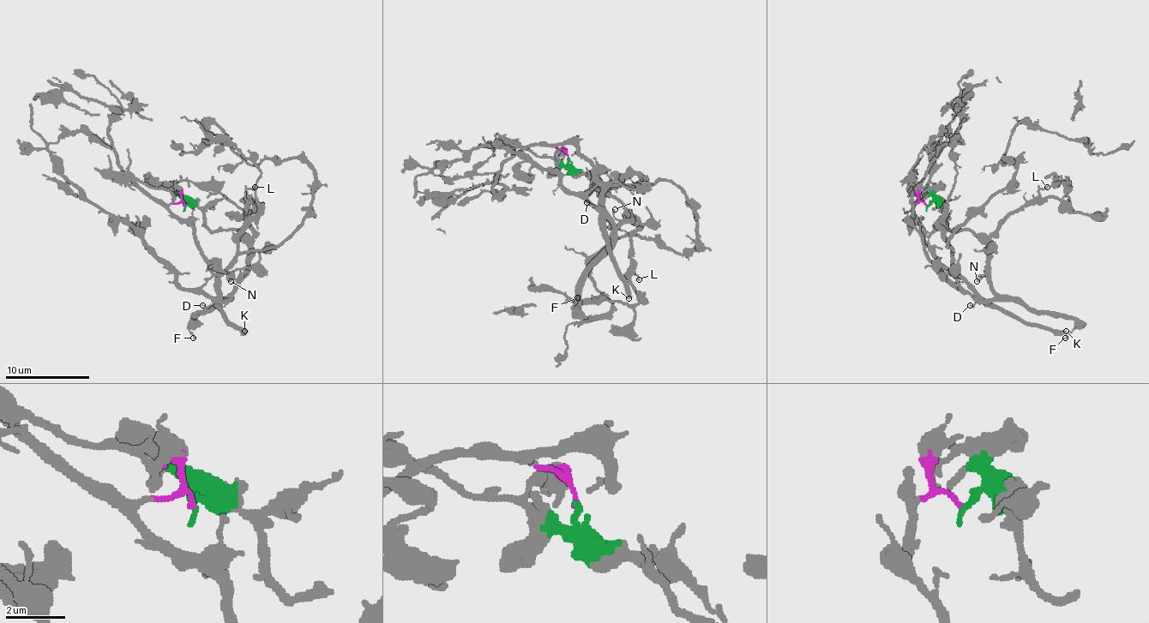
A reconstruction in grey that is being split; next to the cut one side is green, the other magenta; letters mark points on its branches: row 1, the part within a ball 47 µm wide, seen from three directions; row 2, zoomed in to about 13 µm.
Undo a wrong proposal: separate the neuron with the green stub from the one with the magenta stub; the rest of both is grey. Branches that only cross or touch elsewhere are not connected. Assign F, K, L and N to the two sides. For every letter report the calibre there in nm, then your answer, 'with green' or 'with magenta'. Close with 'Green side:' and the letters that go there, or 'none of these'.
F: calibre 190 nm; with green
K: calibre 400 nm; with magenta
L: calibre 160 nm; with green
N: calibre 170 nm; with green
Green side: F, L, N

